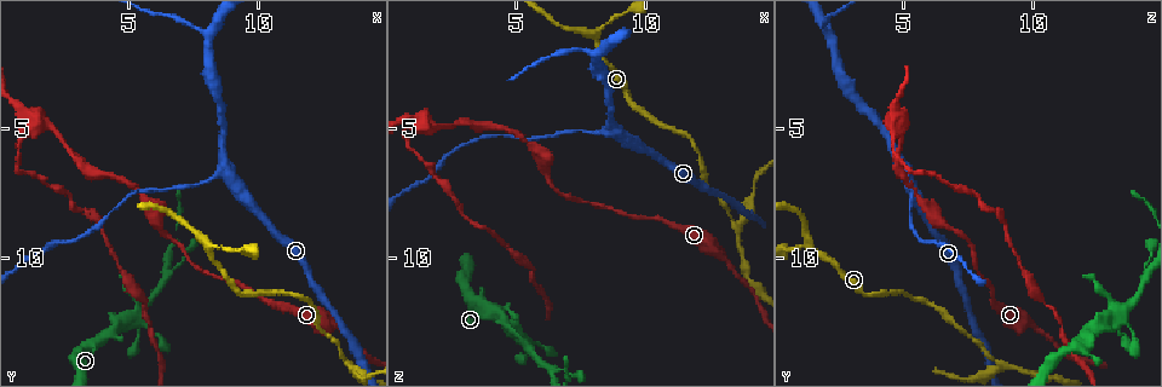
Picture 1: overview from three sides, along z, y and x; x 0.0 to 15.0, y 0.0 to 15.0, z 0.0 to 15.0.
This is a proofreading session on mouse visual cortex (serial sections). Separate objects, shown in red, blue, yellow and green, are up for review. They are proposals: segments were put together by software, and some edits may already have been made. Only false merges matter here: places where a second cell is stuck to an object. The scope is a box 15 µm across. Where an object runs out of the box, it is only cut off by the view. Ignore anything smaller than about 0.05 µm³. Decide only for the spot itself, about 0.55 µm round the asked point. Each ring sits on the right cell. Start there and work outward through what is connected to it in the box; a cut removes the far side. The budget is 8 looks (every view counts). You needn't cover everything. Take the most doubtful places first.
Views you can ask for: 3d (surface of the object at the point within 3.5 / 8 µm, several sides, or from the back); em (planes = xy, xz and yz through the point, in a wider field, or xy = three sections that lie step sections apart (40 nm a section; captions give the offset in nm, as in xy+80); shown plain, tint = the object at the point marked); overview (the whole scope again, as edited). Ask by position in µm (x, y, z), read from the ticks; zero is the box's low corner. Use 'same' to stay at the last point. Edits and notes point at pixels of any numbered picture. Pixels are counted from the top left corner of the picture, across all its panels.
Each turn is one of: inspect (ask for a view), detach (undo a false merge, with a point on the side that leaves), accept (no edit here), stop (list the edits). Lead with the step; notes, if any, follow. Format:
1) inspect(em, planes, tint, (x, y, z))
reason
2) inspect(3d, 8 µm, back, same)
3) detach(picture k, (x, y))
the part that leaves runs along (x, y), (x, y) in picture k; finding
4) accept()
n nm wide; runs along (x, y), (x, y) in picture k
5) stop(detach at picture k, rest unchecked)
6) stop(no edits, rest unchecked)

inspect(3d, 8 µm, (8.1, 9.7, 1.4))
abrupt turn

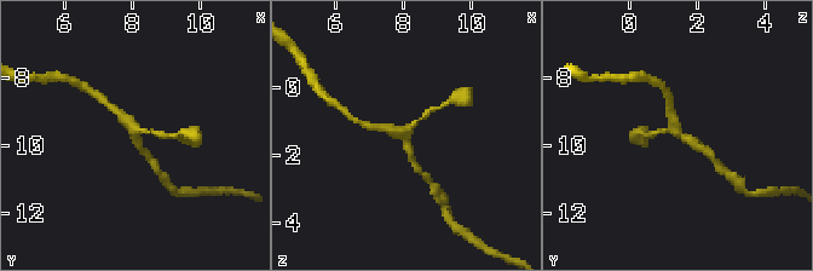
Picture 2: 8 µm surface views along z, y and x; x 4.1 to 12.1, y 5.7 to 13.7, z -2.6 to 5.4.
inspect(em, xy, step 5, tint, (8.0, 9.6, 1.5))
3 arms; arms of 150, 200, 300 nm; shape alone is not enough

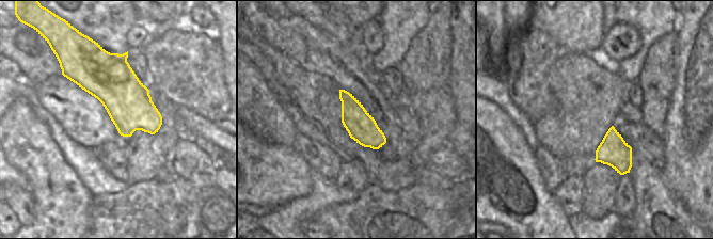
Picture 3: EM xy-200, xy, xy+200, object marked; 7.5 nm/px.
accept()
one cell here

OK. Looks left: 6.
inspect(3d, 3.5 µm, (7.5, 7.2, 5.2))
a narrow waist

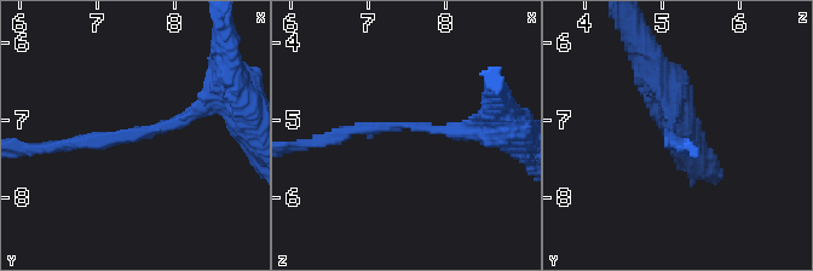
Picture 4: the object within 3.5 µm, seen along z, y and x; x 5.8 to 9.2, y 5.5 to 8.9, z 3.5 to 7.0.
inspect(em, xy, step 1, tint, (7.45, 7.20, 5.10))

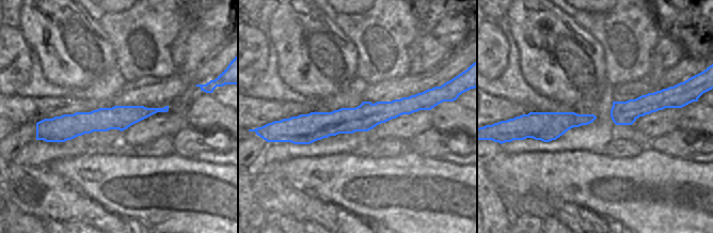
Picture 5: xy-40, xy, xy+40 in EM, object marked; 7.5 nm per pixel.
accept()
arms of 150, 150 nm; runs along (427, 105), (287, 127) in picture 5; all the same cell

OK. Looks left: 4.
inspect(3d, 3.5 µm, (13.6, 14.1, 8.7))
side arm on a straight run

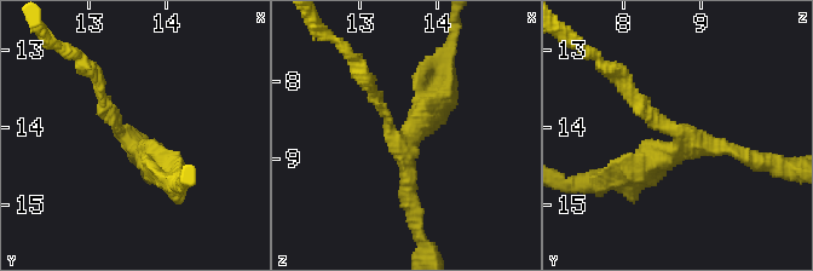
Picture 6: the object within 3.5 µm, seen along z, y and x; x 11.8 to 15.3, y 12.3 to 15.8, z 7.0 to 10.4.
inspect(em, xy, step 5, tint, (13.50, 14.10, 8.75))
shape alone is not enough

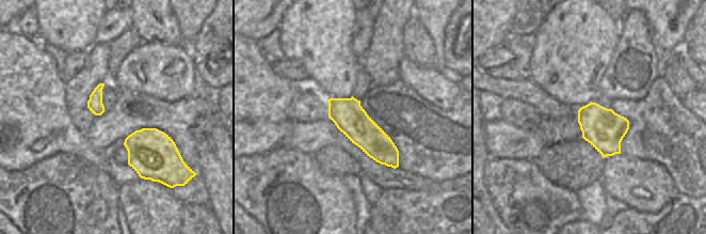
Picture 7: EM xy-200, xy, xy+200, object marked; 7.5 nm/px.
accept()
240 nm wide; runs along (332, 100), (395, 165) in picture 7; continuous, no second cell

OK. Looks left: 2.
stop(no edits, rest unchecked)

